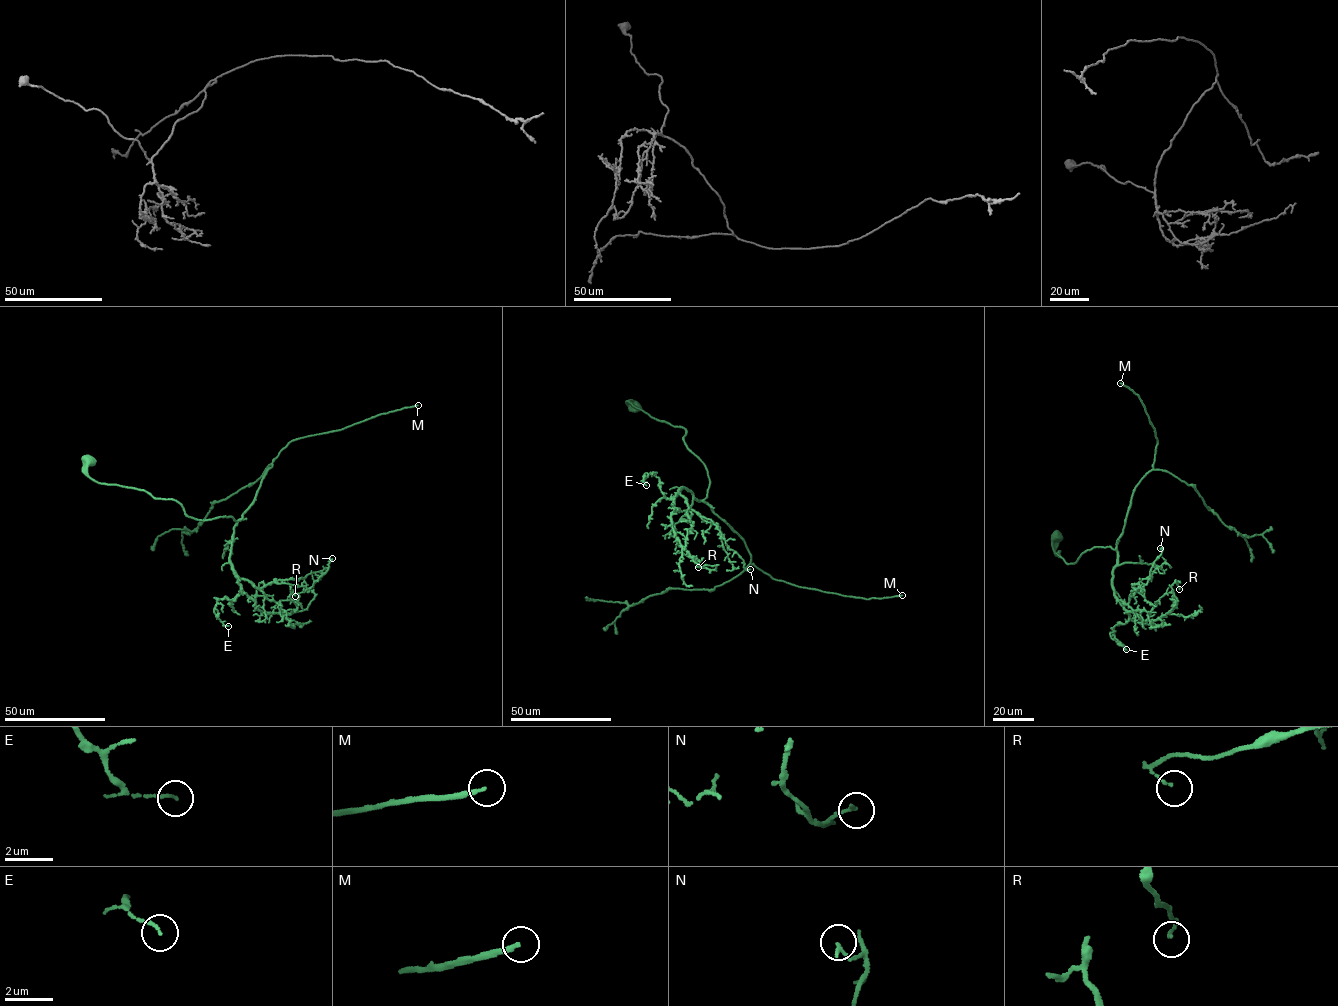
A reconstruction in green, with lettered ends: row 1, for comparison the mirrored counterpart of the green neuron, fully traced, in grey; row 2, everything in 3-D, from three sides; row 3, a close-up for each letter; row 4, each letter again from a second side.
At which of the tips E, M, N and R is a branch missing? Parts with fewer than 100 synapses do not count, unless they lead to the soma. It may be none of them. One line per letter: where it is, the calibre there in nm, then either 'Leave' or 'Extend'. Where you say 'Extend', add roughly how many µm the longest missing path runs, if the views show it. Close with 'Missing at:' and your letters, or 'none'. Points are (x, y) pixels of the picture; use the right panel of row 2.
E: Place: (1126, 649). Thickness 140 nm. Leave
M: Place: (1120, 383). Thickness 200 nm. Extend. Missing length about 170 µm
N: Place: (1160, 548). Thickness 140 nm. Leave
R: Place: (1179, 589). Thickness 90 nm. Leave
Missing at: M

